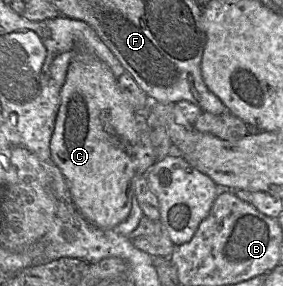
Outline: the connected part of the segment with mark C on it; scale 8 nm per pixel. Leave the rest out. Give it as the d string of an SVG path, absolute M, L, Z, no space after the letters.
M78 52L61 88L50 153L78 211L102 229L114 229L131 211L137 144L134 113L110 68L93 54Z

